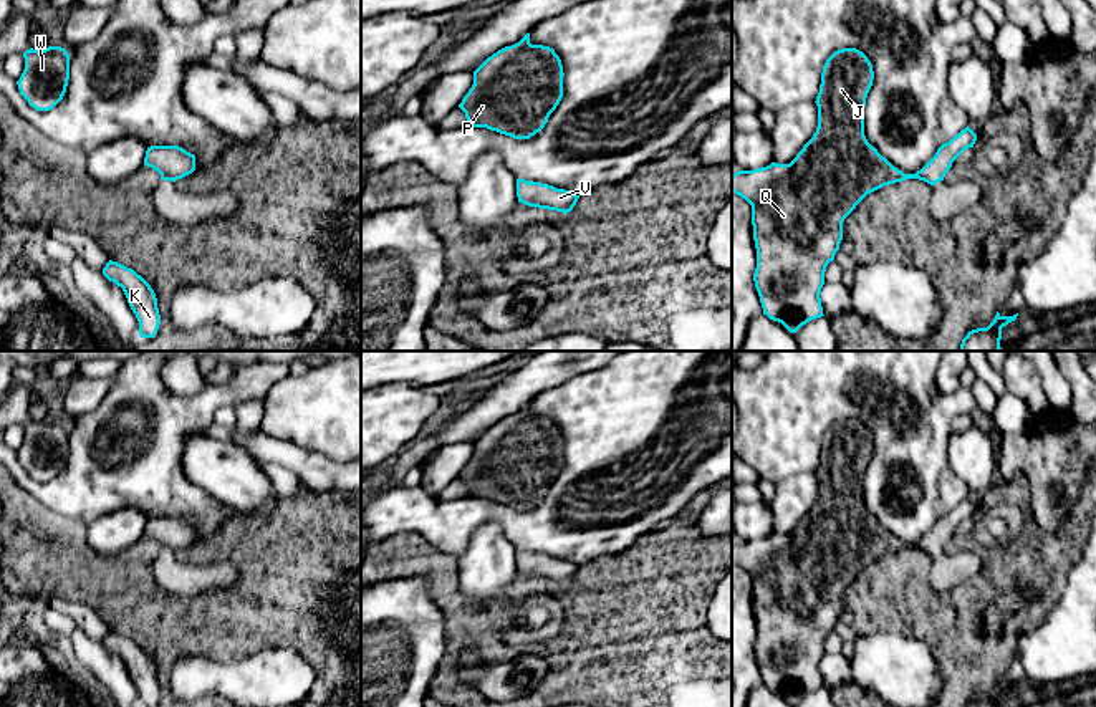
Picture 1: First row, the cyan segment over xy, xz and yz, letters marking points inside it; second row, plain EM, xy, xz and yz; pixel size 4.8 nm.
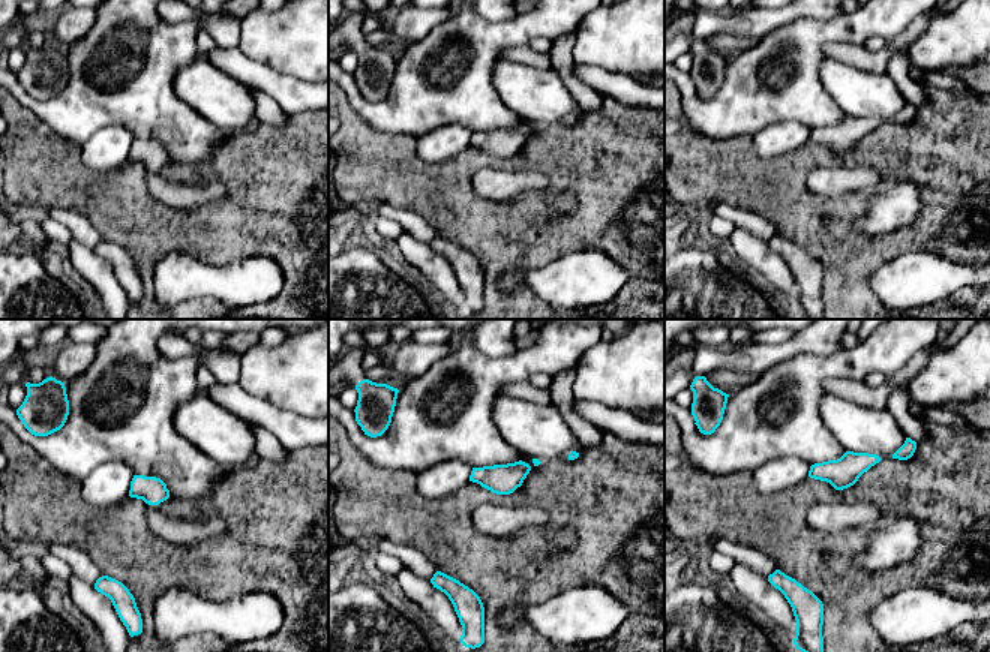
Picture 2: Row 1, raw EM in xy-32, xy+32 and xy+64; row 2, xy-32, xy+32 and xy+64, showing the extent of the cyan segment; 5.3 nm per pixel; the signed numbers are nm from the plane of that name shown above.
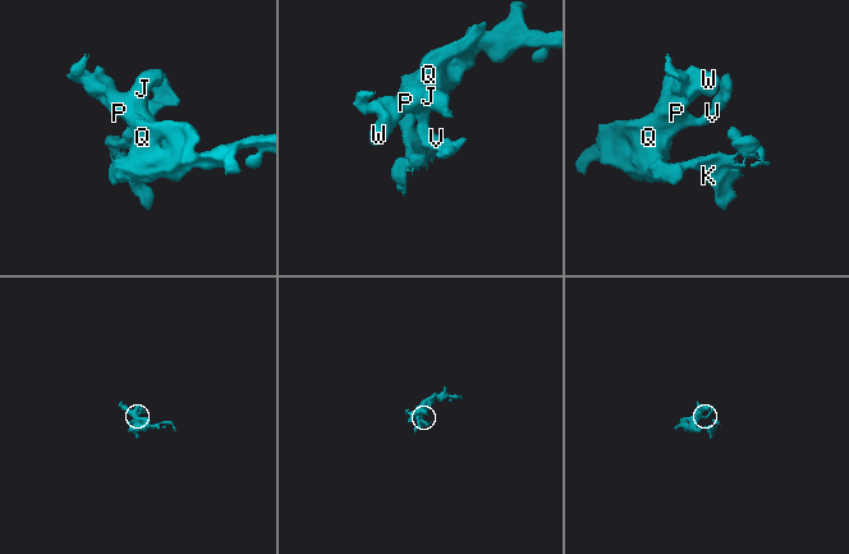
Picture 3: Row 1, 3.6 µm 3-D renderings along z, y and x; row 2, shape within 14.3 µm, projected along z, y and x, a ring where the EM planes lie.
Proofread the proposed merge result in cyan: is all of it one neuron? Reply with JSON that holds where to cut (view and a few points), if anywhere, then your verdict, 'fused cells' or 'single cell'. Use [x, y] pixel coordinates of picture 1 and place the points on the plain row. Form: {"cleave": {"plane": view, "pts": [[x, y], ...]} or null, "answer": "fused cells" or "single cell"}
{"cleave": null, "answer": "single cell"}

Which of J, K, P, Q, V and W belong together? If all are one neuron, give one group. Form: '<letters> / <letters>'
J K P Q V W

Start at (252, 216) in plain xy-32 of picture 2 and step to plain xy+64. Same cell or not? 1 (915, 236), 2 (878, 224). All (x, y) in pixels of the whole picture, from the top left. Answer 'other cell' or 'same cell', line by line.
1: same cell
2: other cell

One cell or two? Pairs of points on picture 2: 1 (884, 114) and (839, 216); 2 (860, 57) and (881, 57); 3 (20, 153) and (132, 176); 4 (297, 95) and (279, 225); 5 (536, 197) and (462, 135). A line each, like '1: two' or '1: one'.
1: two
2: one
3: one
4: two
5: two

